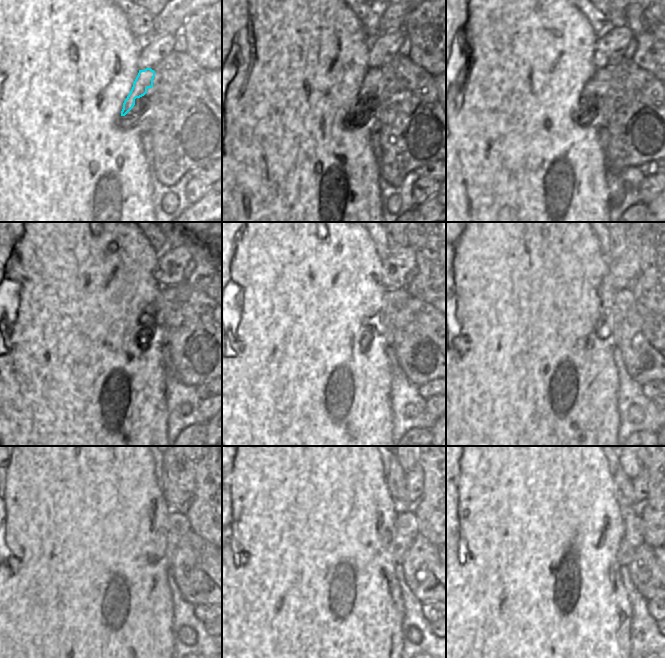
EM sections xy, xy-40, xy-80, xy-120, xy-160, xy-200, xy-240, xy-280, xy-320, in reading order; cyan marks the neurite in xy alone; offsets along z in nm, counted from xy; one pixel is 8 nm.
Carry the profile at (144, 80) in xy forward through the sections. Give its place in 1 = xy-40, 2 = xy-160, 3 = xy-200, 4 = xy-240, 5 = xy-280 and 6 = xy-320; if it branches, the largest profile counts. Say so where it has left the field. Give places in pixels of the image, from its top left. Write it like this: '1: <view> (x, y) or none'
1: xy-40 (373, 80)
2: xy-160 (394, 300)
3: xy-200 (623, 300)
4: xy-240 (178, 525)
5: xy-280 (406, 530)
6: xy-320 (633, 537)

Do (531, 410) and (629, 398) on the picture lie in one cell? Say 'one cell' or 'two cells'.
two cells

